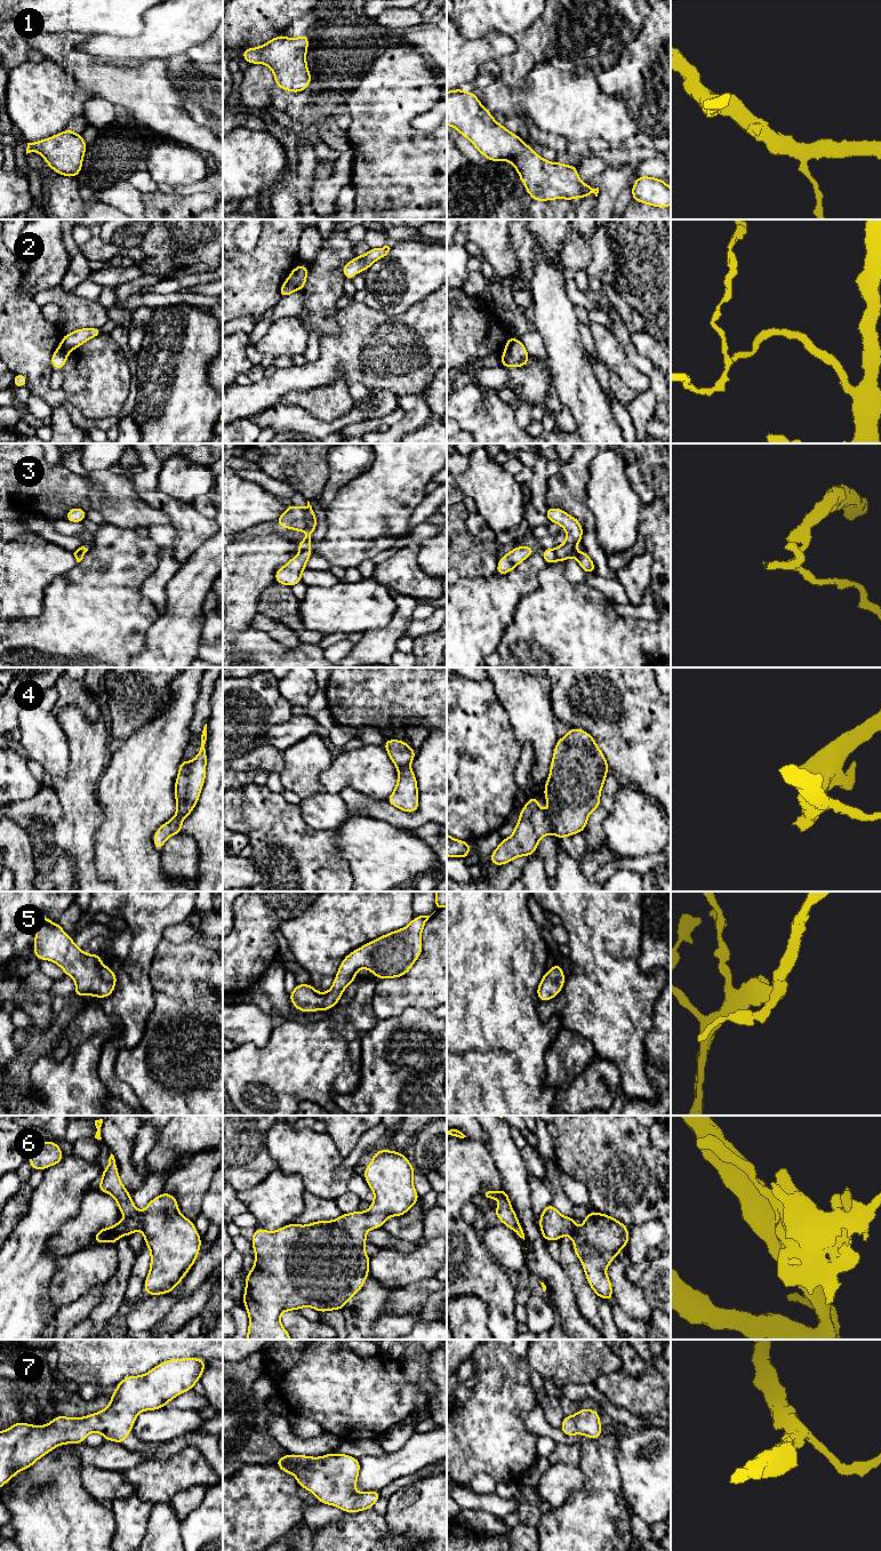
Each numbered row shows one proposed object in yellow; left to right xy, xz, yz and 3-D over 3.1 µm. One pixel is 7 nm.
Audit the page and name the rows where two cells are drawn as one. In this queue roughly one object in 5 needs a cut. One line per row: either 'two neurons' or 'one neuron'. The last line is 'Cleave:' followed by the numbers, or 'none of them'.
1: one neuron
2: two neurons
3: two neurons
4: one neuron
5: one neuron
6: one neuron
7: one neuron
Cleave: 2, 3

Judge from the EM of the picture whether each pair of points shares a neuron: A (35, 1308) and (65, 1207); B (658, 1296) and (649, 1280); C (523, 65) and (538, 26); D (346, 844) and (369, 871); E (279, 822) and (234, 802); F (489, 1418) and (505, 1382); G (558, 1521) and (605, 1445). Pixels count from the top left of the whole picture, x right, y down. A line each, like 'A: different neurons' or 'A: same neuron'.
A: same neuron
B: same neuron
C: same neuron
D: same neuron
E: different neurons
F: same neuron
G: same neuron

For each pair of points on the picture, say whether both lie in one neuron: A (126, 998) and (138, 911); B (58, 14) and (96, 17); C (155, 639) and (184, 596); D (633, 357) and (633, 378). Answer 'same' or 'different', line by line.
A: same
B: same
C: same
D: different

